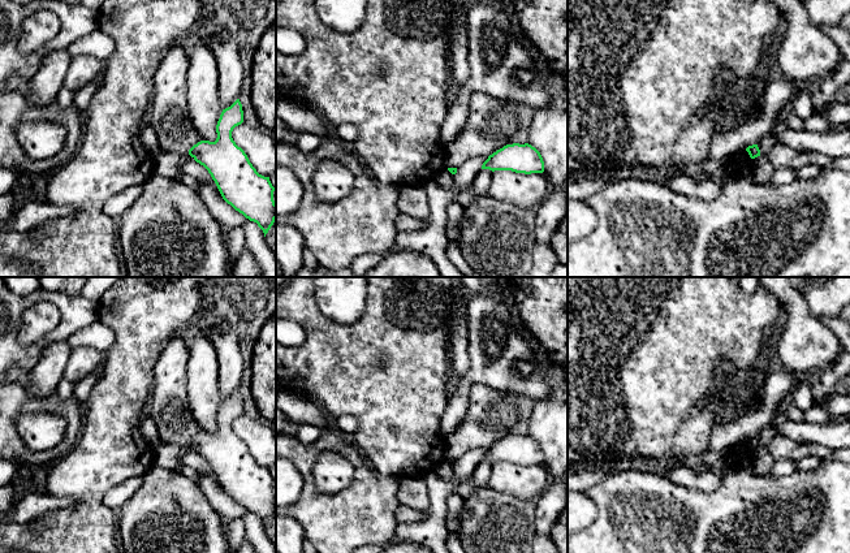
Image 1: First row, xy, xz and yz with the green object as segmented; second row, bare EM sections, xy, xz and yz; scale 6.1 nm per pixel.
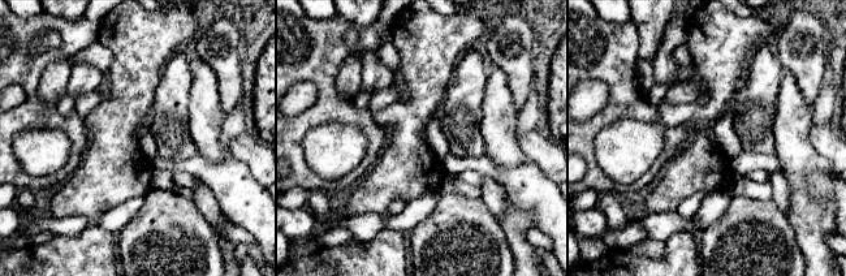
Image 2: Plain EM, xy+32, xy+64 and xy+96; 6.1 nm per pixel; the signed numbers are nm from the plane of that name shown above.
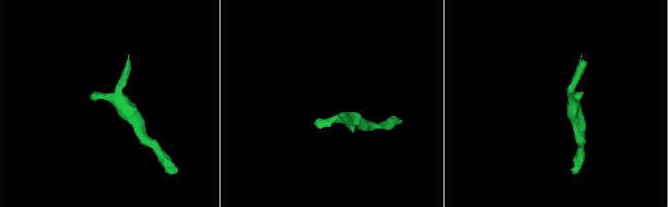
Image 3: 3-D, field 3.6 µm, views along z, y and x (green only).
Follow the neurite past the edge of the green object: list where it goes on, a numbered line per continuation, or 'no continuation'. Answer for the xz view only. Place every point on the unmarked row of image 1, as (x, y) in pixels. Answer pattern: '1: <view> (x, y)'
no continuation

